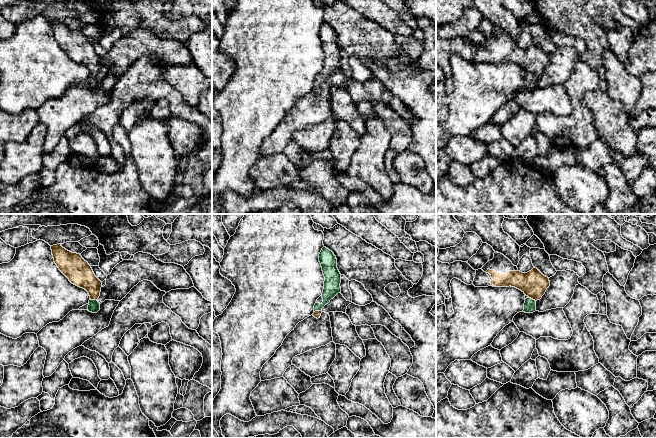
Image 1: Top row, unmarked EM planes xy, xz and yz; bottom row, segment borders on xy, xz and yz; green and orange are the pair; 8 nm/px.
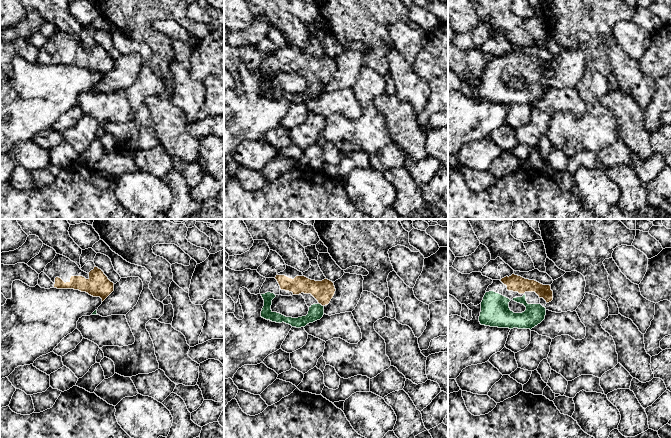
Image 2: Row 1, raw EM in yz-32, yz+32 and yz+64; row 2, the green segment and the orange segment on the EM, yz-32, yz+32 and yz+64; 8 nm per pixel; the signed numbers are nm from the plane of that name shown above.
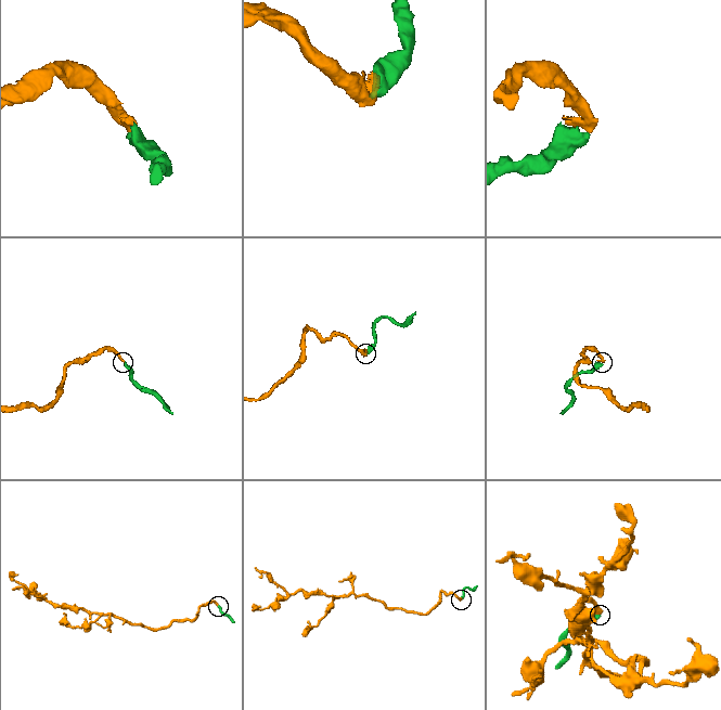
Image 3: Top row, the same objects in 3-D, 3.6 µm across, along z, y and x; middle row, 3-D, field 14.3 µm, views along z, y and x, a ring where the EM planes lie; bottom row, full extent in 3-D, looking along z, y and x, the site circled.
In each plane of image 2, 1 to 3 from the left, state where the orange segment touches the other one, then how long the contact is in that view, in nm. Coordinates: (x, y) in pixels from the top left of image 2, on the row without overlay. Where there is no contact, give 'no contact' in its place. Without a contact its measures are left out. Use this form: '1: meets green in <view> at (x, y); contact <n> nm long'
1: no contact
2: meets green in yz+32 at (320, 80); contact 60 nm long
3: no contact

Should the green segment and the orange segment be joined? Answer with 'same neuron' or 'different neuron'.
same neuron

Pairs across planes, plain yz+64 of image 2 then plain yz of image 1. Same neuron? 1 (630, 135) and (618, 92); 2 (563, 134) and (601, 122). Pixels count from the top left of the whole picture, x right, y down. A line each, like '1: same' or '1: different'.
1: different
2: different

